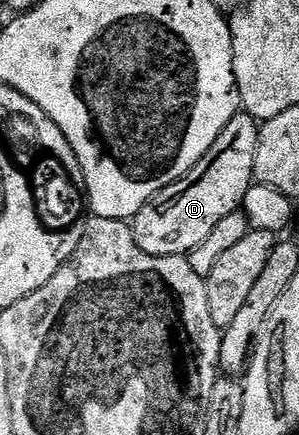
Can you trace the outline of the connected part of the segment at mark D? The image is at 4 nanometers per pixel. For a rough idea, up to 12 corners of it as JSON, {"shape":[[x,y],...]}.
{"shape":[[235,114],[136,212],[141,252],[190,255],[255,182],[260,123]]}

